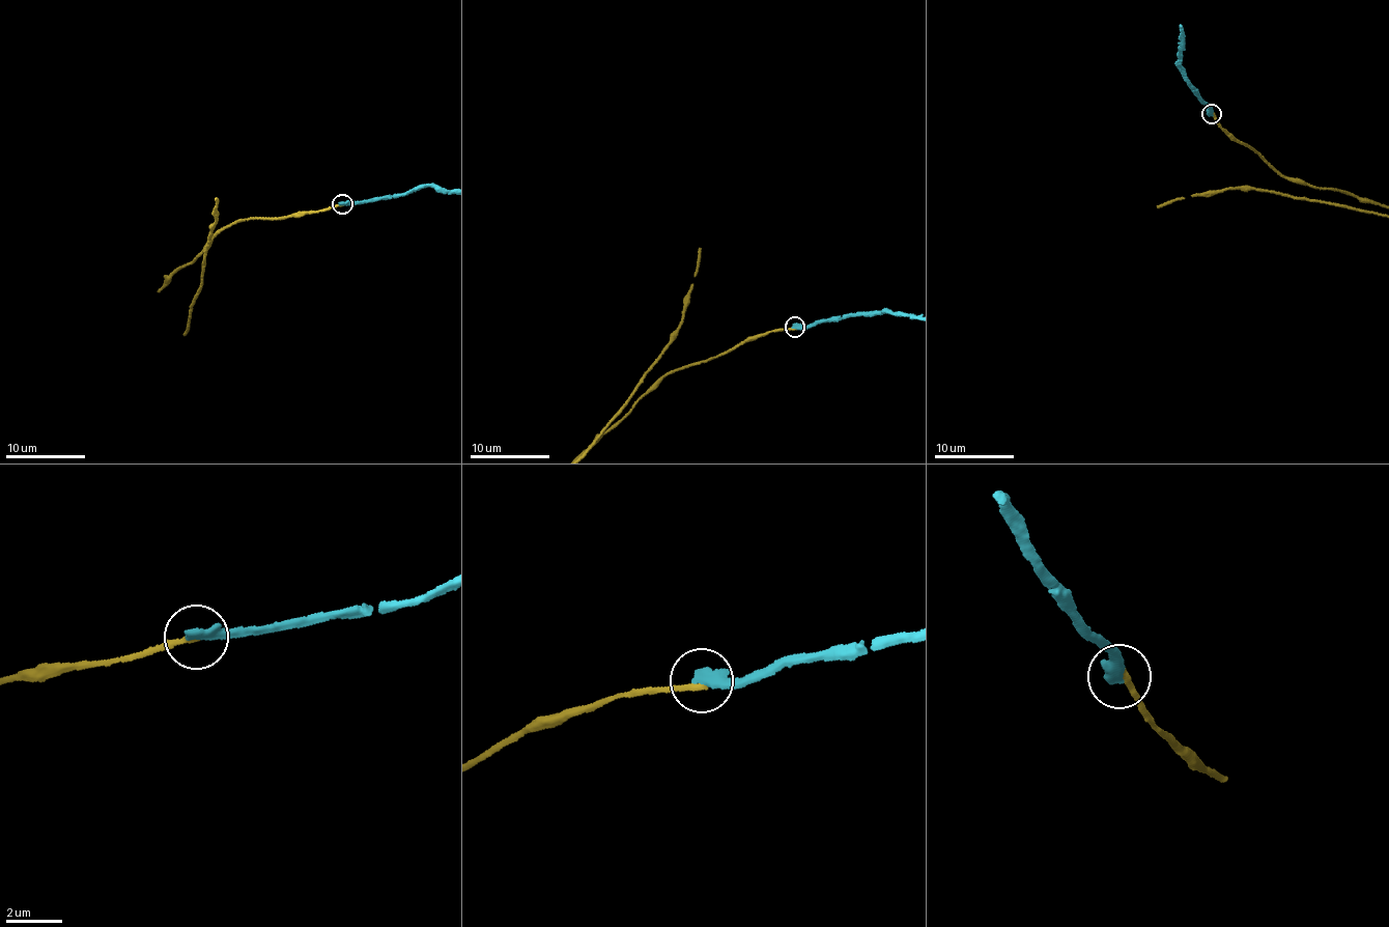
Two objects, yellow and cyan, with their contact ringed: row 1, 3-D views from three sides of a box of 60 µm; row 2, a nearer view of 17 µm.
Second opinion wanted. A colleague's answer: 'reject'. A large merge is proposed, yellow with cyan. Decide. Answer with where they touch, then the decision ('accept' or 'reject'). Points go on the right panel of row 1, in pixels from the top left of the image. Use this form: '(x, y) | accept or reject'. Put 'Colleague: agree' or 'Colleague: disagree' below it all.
(1211, 113) | reject
Colleague: agree

